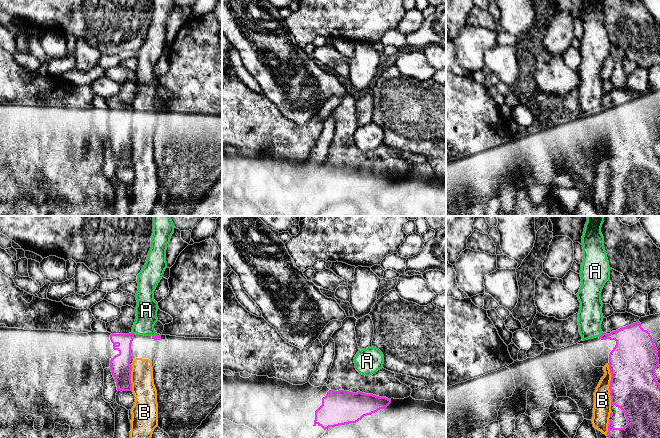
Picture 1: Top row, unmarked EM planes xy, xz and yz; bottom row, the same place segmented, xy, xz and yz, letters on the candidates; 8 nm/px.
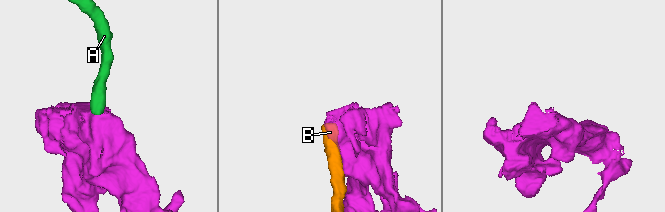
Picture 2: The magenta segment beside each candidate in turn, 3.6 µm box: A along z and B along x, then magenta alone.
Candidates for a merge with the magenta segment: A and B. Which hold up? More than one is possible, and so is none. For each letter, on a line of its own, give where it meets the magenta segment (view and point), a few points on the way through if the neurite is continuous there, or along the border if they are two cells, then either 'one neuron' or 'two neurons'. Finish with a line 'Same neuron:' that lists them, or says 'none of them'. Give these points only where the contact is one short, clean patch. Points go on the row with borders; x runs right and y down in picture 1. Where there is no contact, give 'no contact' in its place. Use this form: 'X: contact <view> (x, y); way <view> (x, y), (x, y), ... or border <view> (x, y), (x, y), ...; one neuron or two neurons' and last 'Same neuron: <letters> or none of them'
A: contact yz (601, 335); border yz (603, 333), (599, 337); two neurons
B: contact yz (610, 385); two neurons
Same neuron: none of them

